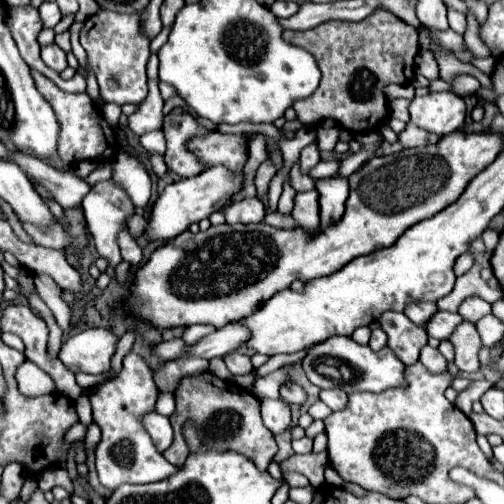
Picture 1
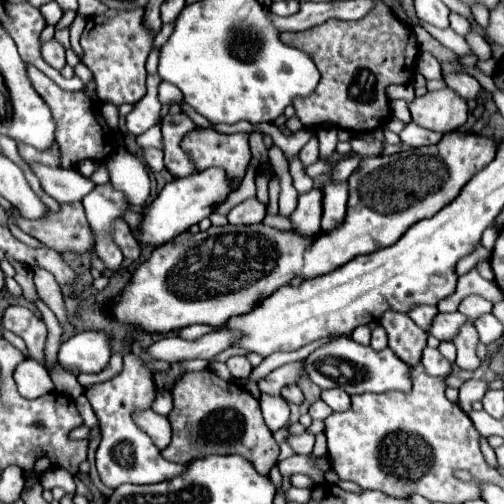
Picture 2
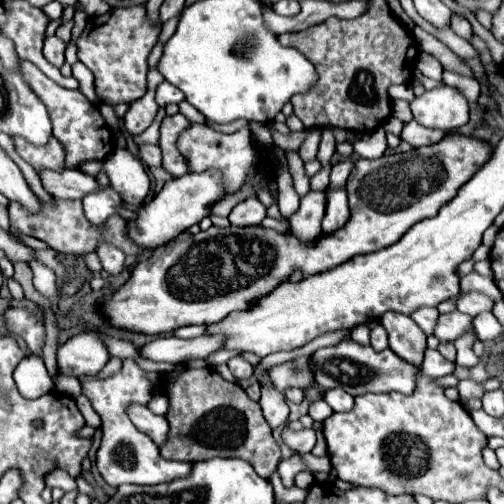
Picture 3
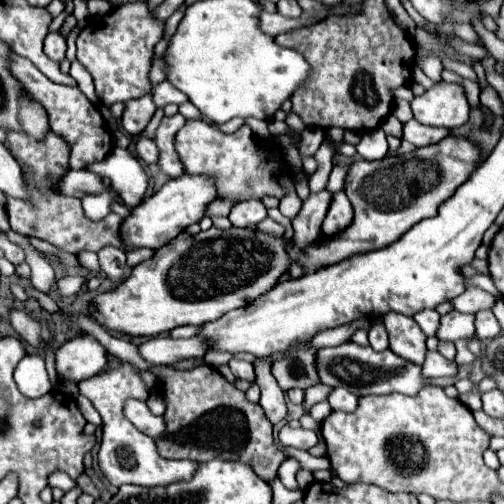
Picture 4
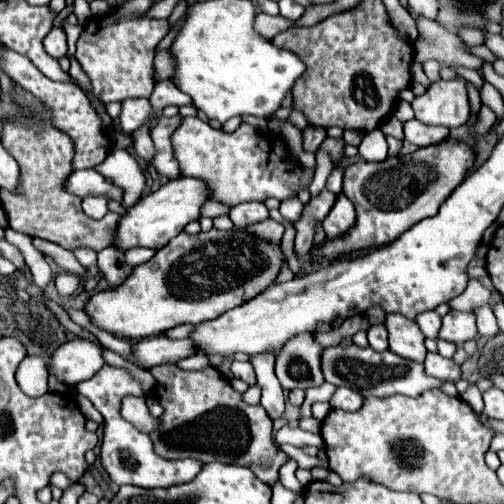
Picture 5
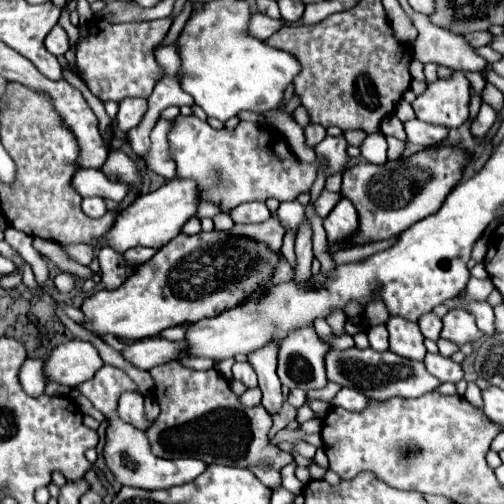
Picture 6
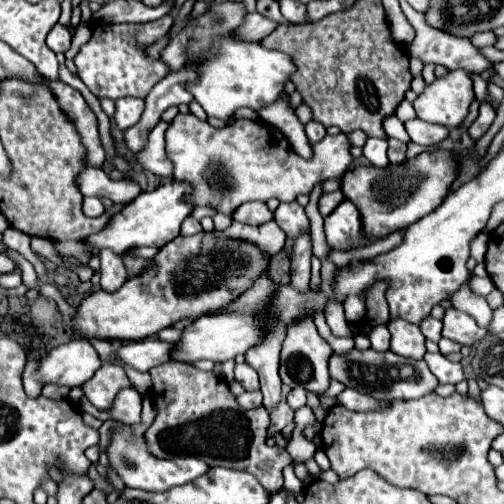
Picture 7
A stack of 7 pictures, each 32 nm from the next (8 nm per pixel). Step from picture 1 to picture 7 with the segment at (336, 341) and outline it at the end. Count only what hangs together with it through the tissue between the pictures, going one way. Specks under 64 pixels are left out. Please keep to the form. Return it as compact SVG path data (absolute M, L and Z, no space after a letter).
M354 348L346 356L334 354L330 358L330 376L334 380L346 384L346 388L354 388L358 392L370 394L380 400L416 400L416 398L422 398L422 396L434 392L434 388L438 386L436 376L432 376L432 372L424 360L404 358L390 350L374 352L372 348L368 348L364 352Z

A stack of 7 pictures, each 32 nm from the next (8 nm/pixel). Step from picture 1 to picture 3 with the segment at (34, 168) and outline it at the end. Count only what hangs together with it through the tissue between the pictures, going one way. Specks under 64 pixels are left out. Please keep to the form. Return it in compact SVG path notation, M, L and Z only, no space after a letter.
M46 170L40 174L42 186L46 188L48 194L54 198L84 198L90 192L96 192L100 188L96 176L86 174L82 170L62 170L62 172L52 172Z

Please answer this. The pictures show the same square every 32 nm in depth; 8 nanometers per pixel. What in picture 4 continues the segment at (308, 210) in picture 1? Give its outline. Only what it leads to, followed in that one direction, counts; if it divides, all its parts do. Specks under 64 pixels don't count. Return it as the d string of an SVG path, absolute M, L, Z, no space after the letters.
M322 190L318 194L310 194L308 200L302 204L300 214L292 220L294 226L294 244L298 250L306 250L318 236L320 224L330 208L332 194Z

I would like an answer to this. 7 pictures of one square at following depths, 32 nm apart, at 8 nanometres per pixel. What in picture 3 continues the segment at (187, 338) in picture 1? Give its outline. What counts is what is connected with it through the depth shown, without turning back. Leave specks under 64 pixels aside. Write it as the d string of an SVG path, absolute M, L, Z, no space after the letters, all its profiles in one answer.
M184 326L184 328L174 330L174 336L178 336L178 338L194 338L194 336L200 336L204 332L206 332L206 326Z

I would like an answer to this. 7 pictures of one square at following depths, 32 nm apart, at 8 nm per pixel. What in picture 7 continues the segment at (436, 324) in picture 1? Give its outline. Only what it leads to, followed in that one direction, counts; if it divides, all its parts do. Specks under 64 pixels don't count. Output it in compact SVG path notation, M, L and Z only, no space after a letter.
M448 308L442 322L444 322L442 336L454 342L460 342L464 346L474 346L476 342L480 342L486 336L486 330L480 328L472 316L456 308Z

